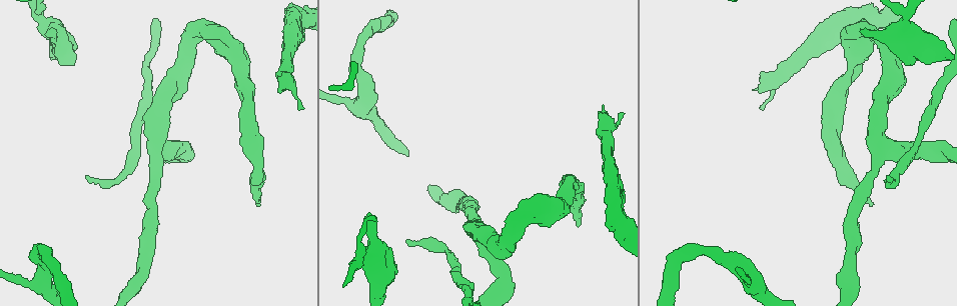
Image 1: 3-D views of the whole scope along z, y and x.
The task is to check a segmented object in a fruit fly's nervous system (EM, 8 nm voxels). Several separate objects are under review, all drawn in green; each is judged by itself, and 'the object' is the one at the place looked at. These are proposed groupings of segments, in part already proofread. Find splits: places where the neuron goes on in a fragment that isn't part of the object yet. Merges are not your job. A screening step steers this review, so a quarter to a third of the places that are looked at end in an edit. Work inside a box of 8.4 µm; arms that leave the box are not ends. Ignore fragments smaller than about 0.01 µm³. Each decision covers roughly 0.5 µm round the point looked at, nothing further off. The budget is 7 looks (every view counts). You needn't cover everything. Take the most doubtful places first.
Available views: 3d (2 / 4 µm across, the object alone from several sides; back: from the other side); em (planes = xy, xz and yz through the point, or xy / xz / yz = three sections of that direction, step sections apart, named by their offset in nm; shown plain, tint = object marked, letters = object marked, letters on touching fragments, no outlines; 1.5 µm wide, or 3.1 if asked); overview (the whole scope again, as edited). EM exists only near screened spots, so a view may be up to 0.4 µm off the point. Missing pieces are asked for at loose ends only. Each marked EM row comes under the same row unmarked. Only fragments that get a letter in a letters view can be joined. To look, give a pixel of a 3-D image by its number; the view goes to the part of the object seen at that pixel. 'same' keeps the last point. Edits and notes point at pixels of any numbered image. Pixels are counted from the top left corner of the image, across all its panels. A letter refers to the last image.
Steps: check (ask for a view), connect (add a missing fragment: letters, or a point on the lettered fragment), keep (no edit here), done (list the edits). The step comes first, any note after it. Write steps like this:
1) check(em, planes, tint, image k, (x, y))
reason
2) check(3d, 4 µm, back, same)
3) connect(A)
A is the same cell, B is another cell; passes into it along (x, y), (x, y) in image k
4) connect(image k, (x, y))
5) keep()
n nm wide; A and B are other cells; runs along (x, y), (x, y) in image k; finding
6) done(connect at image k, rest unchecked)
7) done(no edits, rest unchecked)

check(3d, 4 µm, image 1, (578, 224))
long arm stops here

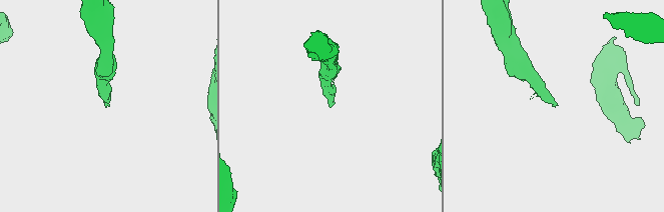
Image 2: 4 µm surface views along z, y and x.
check(em, planes, letters, image 2, (332, 103))
now the EM

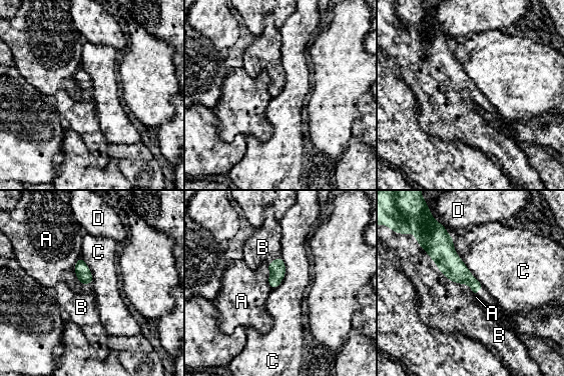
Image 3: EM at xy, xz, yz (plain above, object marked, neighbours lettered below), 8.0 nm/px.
connect(B)
C touches over 480 nm; B is the same cell, A, C and D are other cells; passes into it along (433, 237), (437, 267), (413, 258) in image 3; it goes on there

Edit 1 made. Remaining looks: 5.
check(em, 3.1 µm, yz, step 8, tint, image 1, (754, 89))
an open end

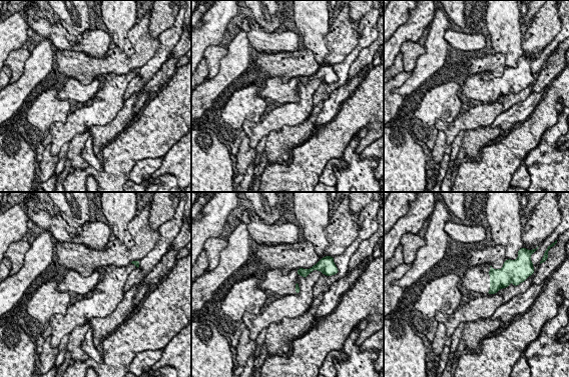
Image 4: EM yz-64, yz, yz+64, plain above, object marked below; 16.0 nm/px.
check(em, 3.1 µm, planes, letters, same)

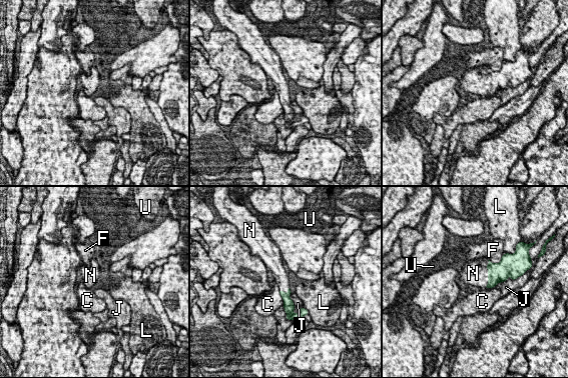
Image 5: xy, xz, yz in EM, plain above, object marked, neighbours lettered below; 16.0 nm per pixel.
connect(N)
N is the same cell, C, F, J, L and U are other cells; passes into it along (497, 272), (488, 276), (473, 273) in image 5; the neuron continues

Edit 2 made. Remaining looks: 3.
check(overview)
see it whole again

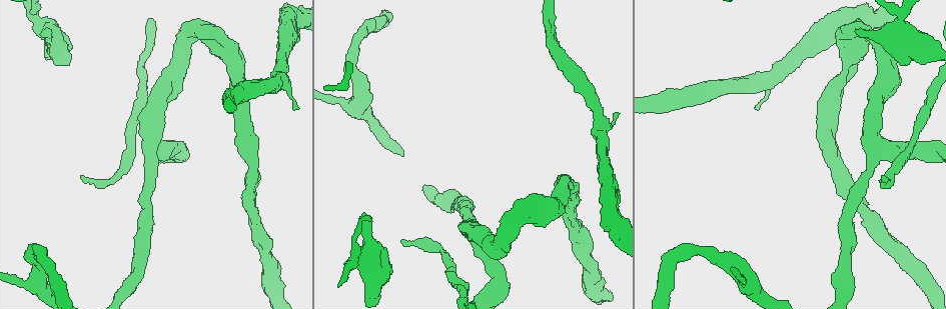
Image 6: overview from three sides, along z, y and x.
check(em, planes, letters, image 6, (363, 214))
branch stops here

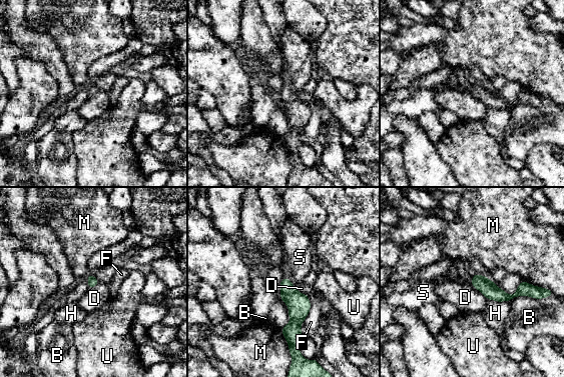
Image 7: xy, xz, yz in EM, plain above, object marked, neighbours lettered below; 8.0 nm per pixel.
connect(S)
S is the same cell, B, D, F, H, M and U are other cells; passes into it along (299, 303), (291, 282), (300, 257) in image 7; the neuron continues

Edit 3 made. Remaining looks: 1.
done(connect at image 3, connect at image 5, connect at image 7, rest unchecked)

